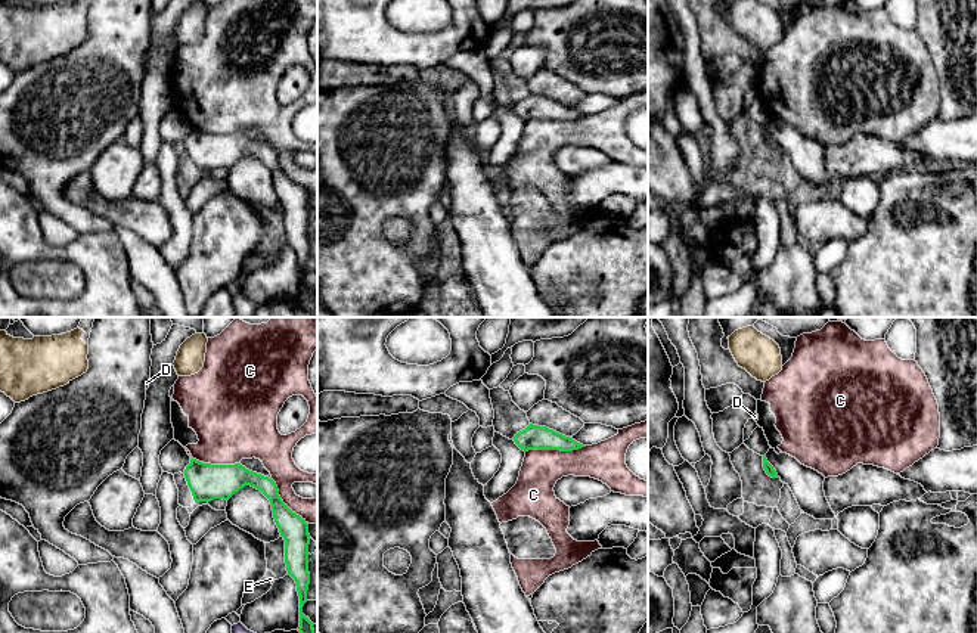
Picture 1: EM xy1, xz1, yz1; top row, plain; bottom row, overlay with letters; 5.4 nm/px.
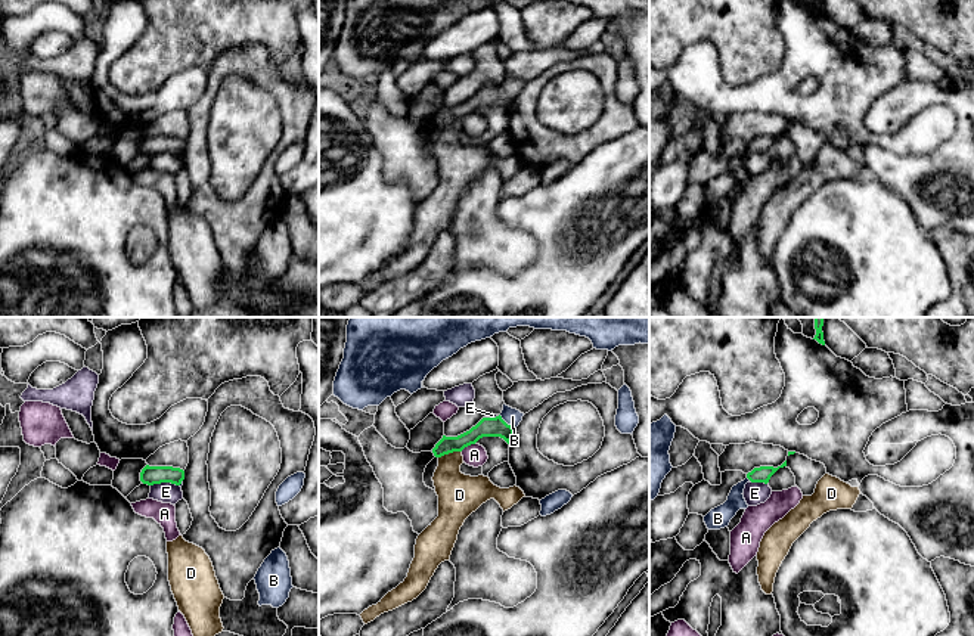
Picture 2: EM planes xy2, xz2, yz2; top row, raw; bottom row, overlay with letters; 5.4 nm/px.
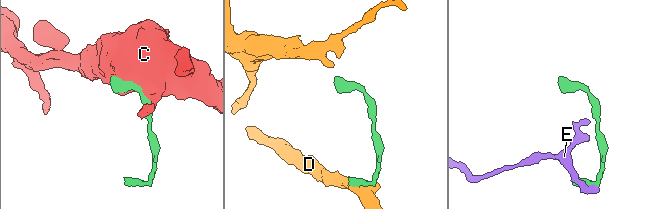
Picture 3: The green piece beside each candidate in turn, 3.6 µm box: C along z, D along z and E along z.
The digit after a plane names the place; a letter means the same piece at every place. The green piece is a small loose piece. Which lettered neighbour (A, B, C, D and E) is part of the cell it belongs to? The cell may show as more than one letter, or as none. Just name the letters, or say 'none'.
B

